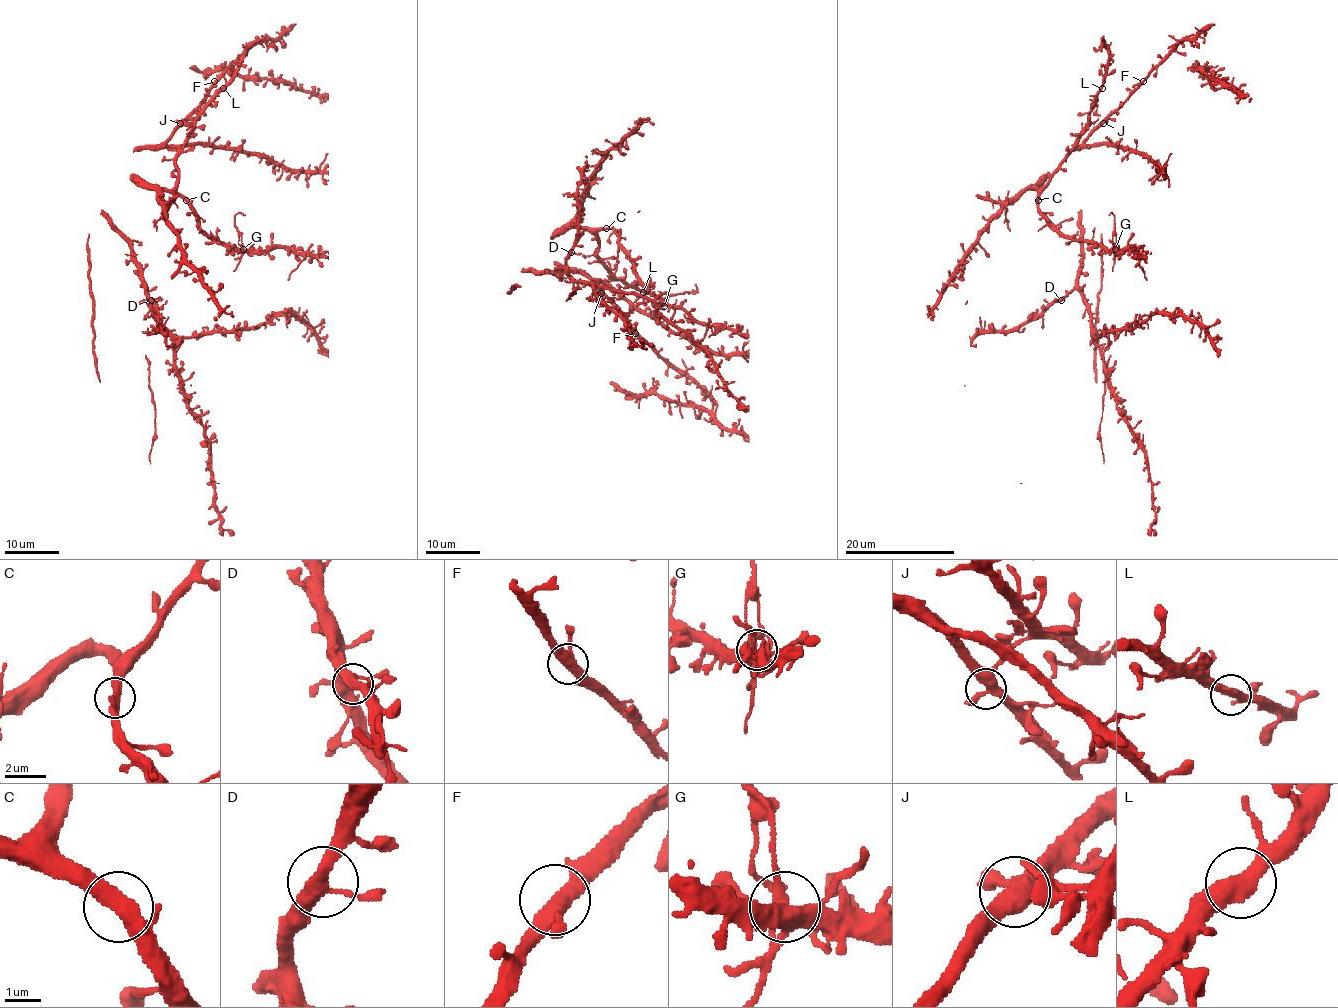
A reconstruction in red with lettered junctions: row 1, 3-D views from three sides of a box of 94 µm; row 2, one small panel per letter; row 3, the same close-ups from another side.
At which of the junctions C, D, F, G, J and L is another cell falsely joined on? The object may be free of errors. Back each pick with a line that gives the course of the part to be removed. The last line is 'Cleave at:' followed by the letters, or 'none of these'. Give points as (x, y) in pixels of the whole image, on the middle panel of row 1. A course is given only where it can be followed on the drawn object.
Cleave at: none of these

